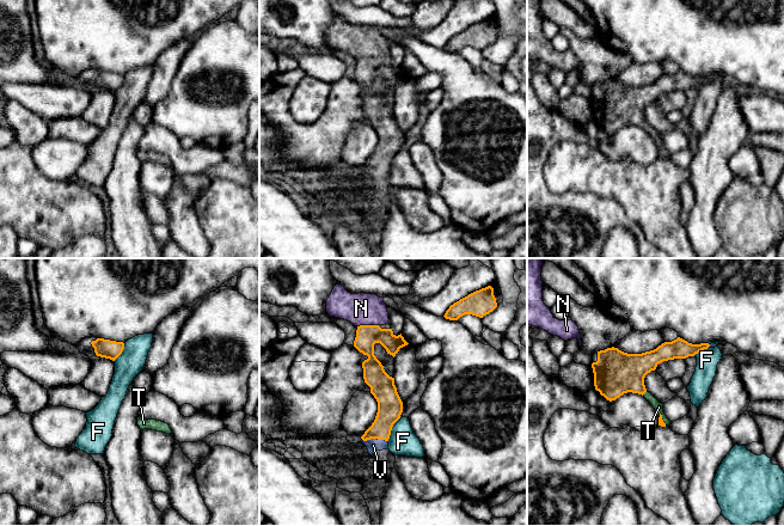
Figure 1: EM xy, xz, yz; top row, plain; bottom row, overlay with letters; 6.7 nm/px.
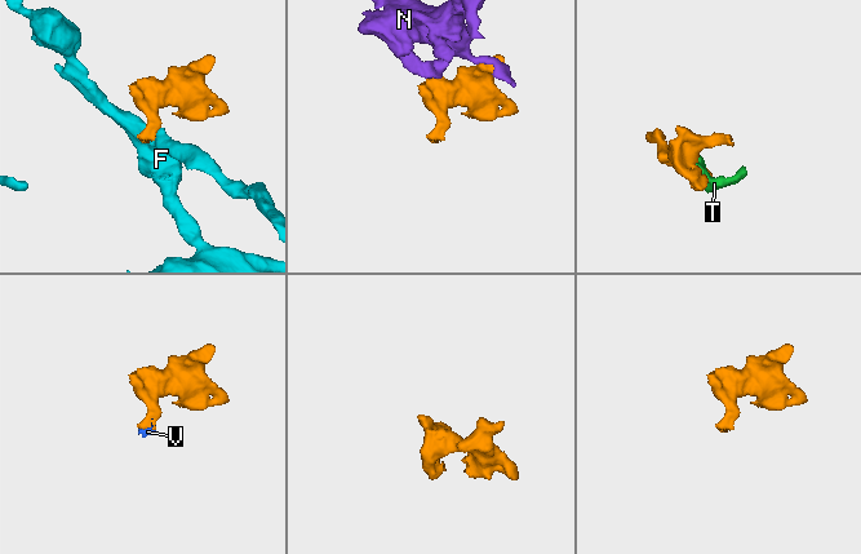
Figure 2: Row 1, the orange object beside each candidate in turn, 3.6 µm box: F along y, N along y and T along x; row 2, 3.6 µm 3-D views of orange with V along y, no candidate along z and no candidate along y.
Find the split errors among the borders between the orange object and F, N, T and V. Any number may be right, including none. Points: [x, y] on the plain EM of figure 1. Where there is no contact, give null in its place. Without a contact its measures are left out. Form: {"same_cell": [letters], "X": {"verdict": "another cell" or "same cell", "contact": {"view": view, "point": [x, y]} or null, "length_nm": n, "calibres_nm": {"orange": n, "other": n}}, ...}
{"same_cell": ["N", "T", "V"], "F": {"verdict": "another cell", "contact": {"view": "xz", "point": [391, 161]}, "length_nm": 180, "calibres_nm": {"orange": 180, "other": 190}}, "N": {"verdict": "same cell", "contact": {"view": "xz", "point": [367, 57]}, "length_nm": 140, "calibres_nm": {"orange": 150, "other": 220}}, "T": {"verdict": "same cell", "contact": {"view": "yz", "point": [644, 124]}, "length_nm": 50, "calibres_nm": {"orange": 300, "other": 60}}, "V": {"verdict": "same cell", "contact": {"view": "xz", "point": [375, 170]}, "length_nm": 180, "calibres_nm": {"orange": 180, "other": 90}}}

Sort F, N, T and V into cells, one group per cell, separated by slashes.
F / N T V

